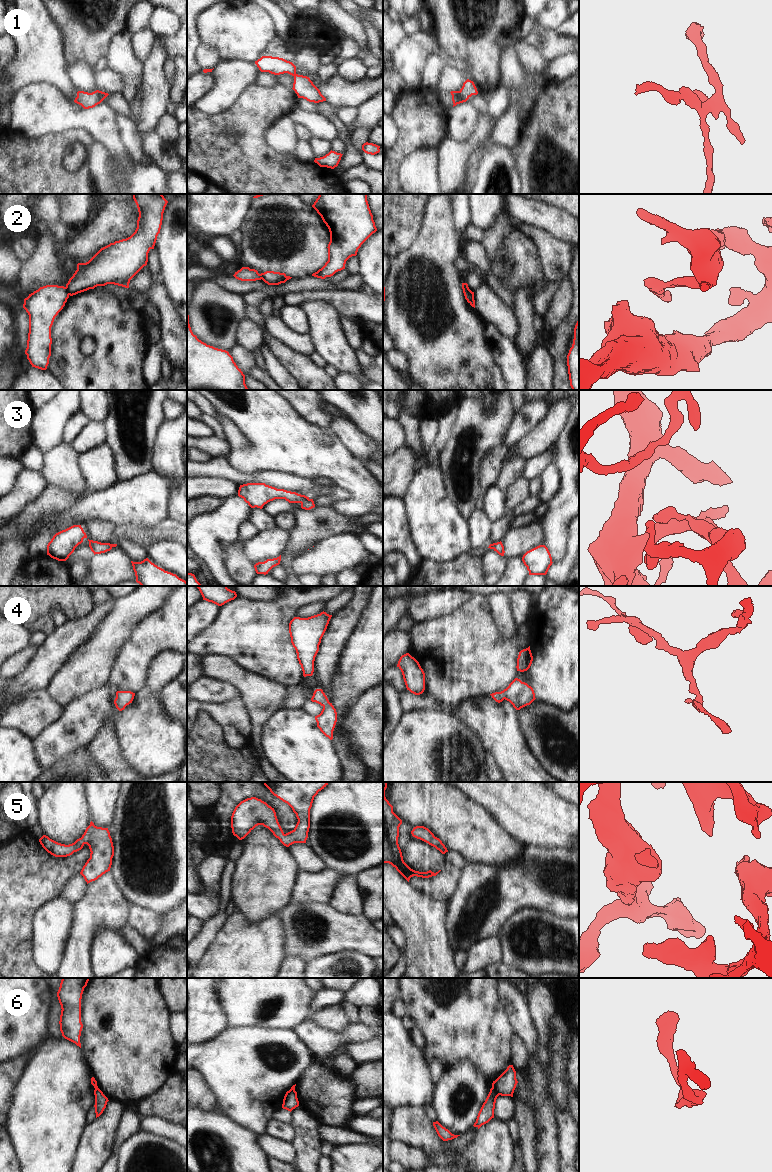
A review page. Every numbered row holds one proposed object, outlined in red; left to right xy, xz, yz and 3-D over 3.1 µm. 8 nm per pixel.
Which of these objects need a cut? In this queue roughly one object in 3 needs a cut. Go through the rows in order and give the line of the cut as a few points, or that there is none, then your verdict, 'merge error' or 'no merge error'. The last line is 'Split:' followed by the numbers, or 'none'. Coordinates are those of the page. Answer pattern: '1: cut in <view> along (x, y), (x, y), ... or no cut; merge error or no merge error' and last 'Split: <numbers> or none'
1: cut in yz along (459, 91), (465, 101); merge error
2: cut in xy along (65, 287), (69, 294); merge error
3: no cut; no merge error
4: no cut; no merge error
5: no cut; no merge error
6: cut in yz along (492, 1087), (499, 1094); merge error
Split: 1, 2, 6

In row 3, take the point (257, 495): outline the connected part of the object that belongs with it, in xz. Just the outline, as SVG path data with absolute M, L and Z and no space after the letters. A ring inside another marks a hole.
M247 483L240 485L238 496L251 508L262 509L265 504L275 499L285 499L289 503L300 503L301 508L310 510L315 507L313 499L296 492L277 489L265 483Z

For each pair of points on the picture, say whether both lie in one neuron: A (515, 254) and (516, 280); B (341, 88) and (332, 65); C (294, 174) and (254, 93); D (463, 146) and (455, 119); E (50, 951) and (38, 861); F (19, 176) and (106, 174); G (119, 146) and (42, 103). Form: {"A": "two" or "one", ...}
{"A": "one", "B": "two", "C": "one", "D": "two", "E": "two", "F": "two", "G": "one"}

